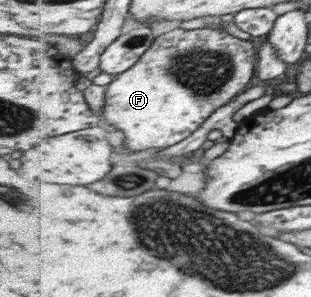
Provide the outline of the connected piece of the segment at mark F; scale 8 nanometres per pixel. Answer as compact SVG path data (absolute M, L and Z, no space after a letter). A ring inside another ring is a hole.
M213 26L194 30L179 27L157 38L135 66L116 76L107 86L107 105L103 117L123 131L124 146L136 153L149 148L174 147L189 139L217 110L232 103L241 92L249 88L255 78L257 60L257 48L249 40L241 40Z

